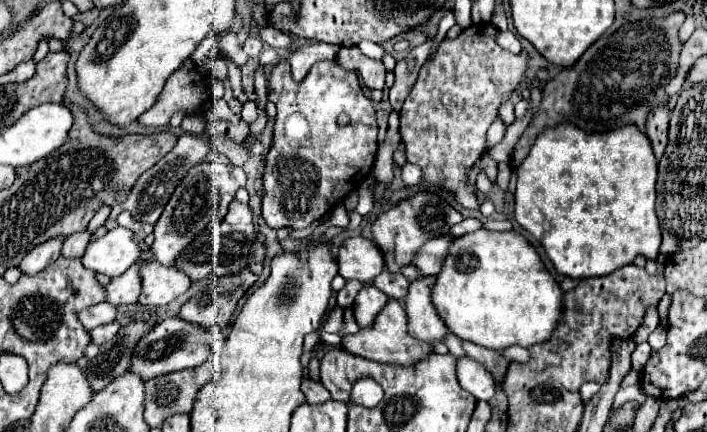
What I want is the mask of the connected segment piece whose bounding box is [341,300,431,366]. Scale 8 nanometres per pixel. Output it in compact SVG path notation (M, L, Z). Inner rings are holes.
M389 300L387 306L377 314L375 322L367 328L361 328L357 334L345 336L341 338L341 348L345 352L351 352L355 356L373 360L373 362L383 362L383 364L417 364L419 360L423 360L423 356L429 356L431 348L427 348L429 344L415 340L407 334L407 318L405 318L405 310L397 300Z

